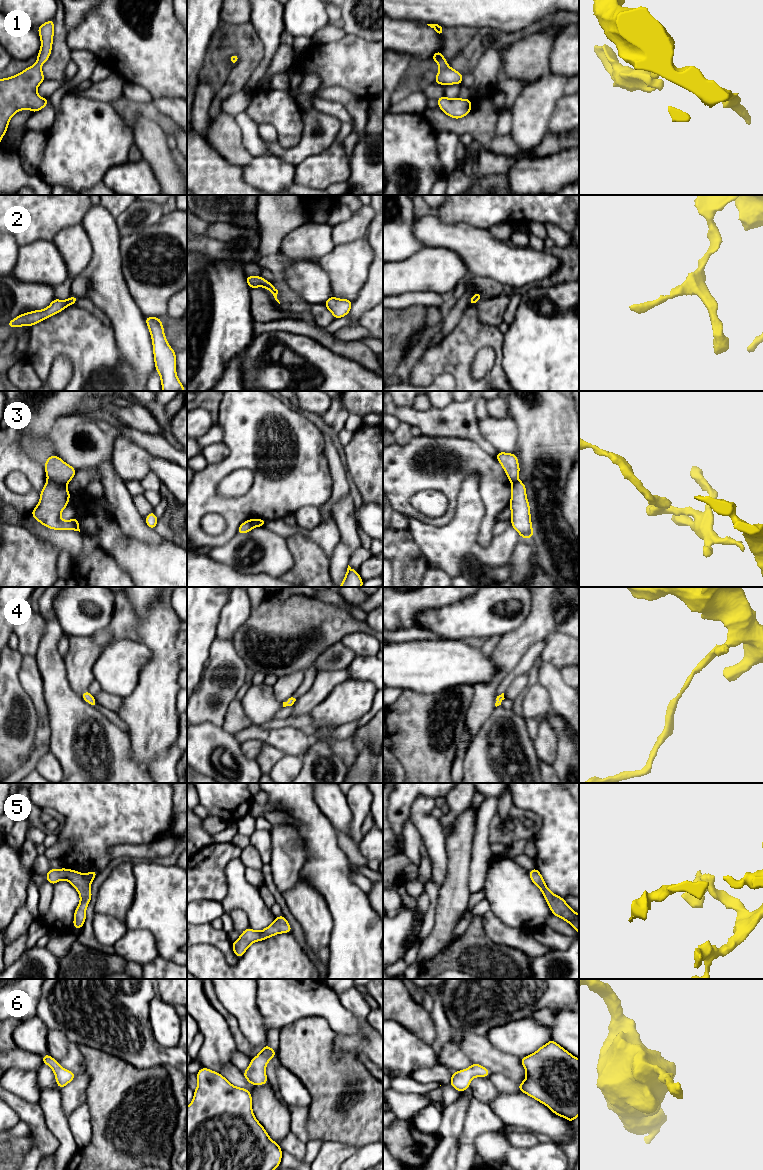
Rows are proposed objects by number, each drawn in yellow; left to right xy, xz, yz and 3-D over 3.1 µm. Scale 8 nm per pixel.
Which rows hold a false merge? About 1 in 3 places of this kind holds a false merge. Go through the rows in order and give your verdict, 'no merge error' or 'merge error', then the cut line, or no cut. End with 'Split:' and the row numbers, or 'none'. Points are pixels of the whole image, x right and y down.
1: no merge error | no cut
2: no merge error | no cut
3: merge error | xy (48, 478), (65, 486)
4: no merge error | no cut
5: no merge error | no cut
6: no merge error | no cut
Split: 3

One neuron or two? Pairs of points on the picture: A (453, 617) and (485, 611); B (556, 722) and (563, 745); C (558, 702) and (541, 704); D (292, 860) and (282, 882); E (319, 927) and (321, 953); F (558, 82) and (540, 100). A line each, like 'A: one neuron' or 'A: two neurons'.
A: one neuron
B: one neuron
C: two neurons
D: one neuron
E: one neuron
F: one neuron

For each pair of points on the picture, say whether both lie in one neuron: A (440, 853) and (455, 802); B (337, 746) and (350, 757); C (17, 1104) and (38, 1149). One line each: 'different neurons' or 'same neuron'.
A: different neurons
B: same neuron
C: same neuron

